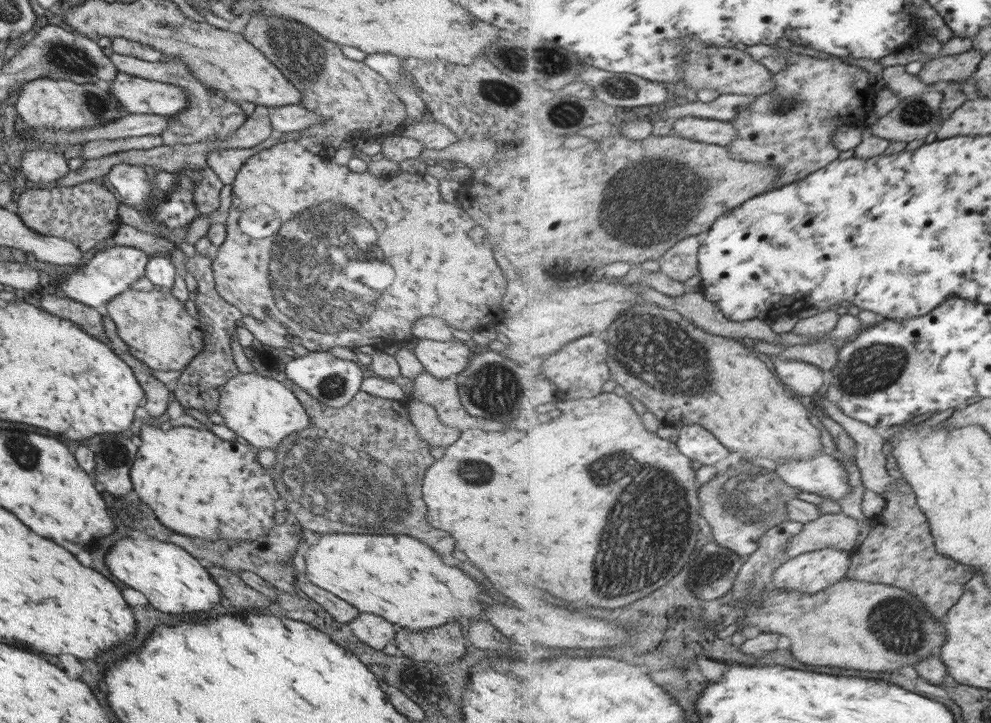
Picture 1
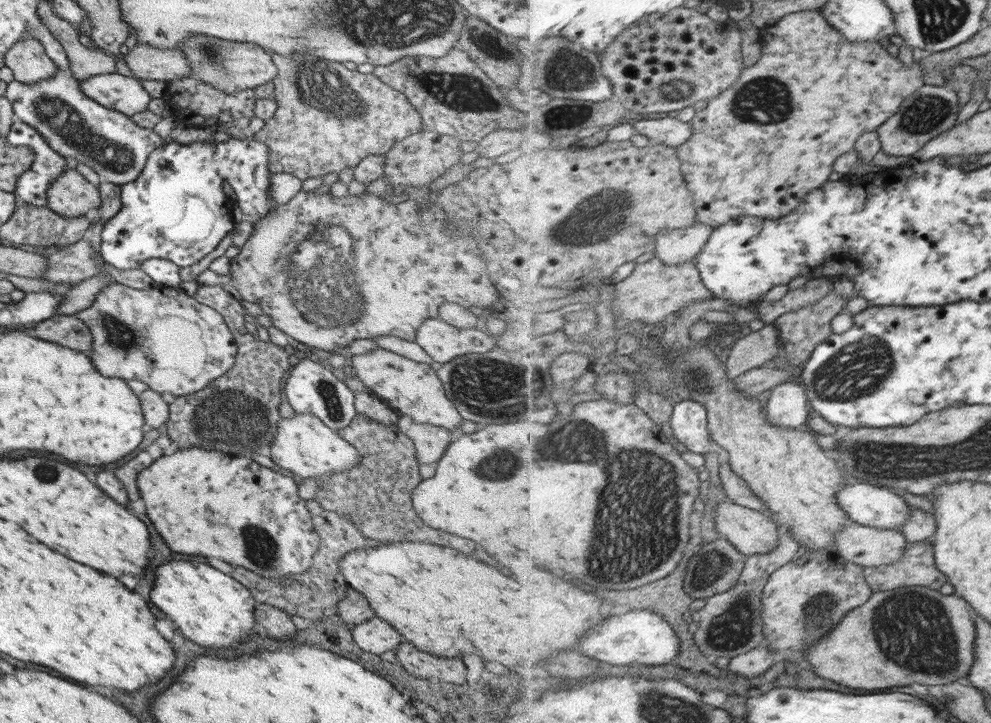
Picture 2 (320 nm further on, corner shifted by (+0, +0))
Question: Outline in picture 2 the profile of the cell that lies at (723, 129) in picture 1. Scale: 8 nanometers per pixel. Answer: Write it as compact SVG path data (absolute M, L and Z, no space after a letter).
M676 117L641 119L634 123L634 129L647 137L650 143L663 143L669 147L679 146L694 135L692 124L681 122Z

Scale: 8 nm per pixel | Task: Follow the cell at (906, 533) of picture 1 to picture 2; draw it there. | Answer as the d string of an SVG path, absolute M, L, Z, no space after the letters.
M931 540L909 542L904 557L899 562L879 567L864 567L869 586L874 592L887 592L904 586L925 586L940 590L949 583L948 576L936 563L936 552Z

